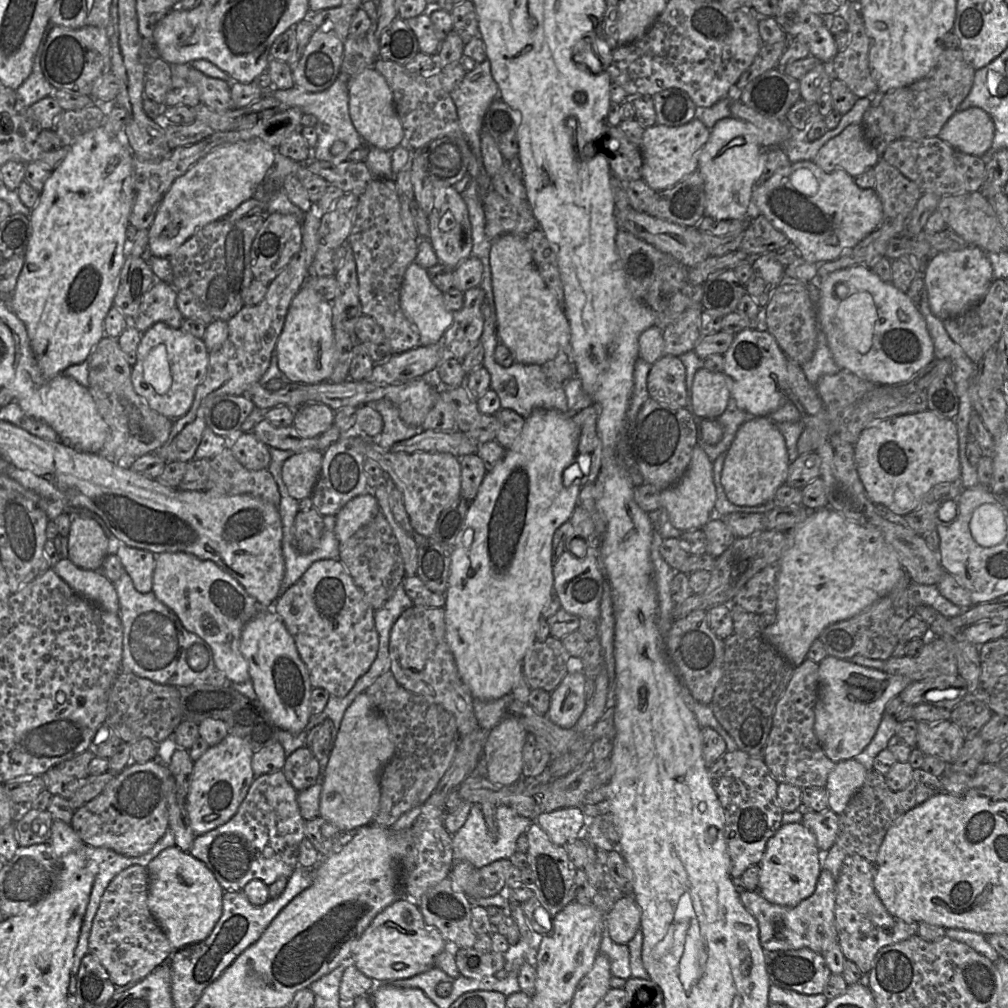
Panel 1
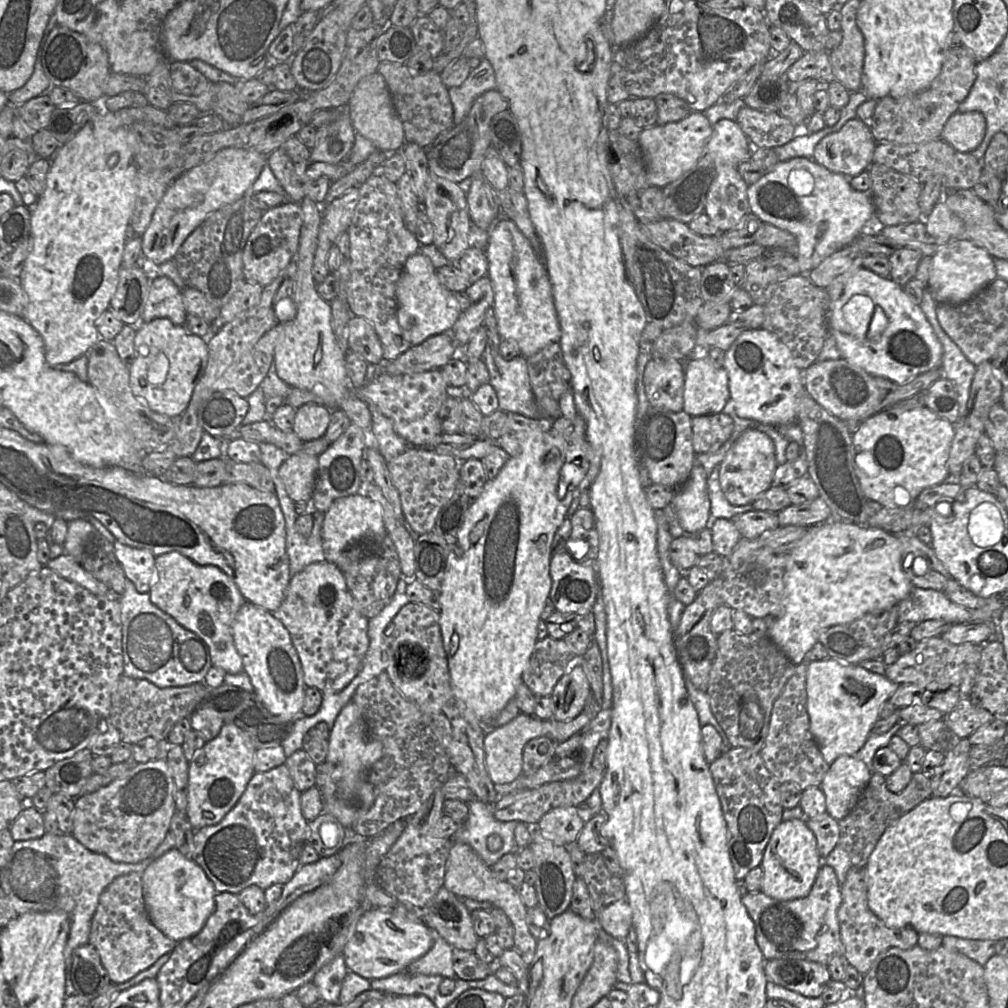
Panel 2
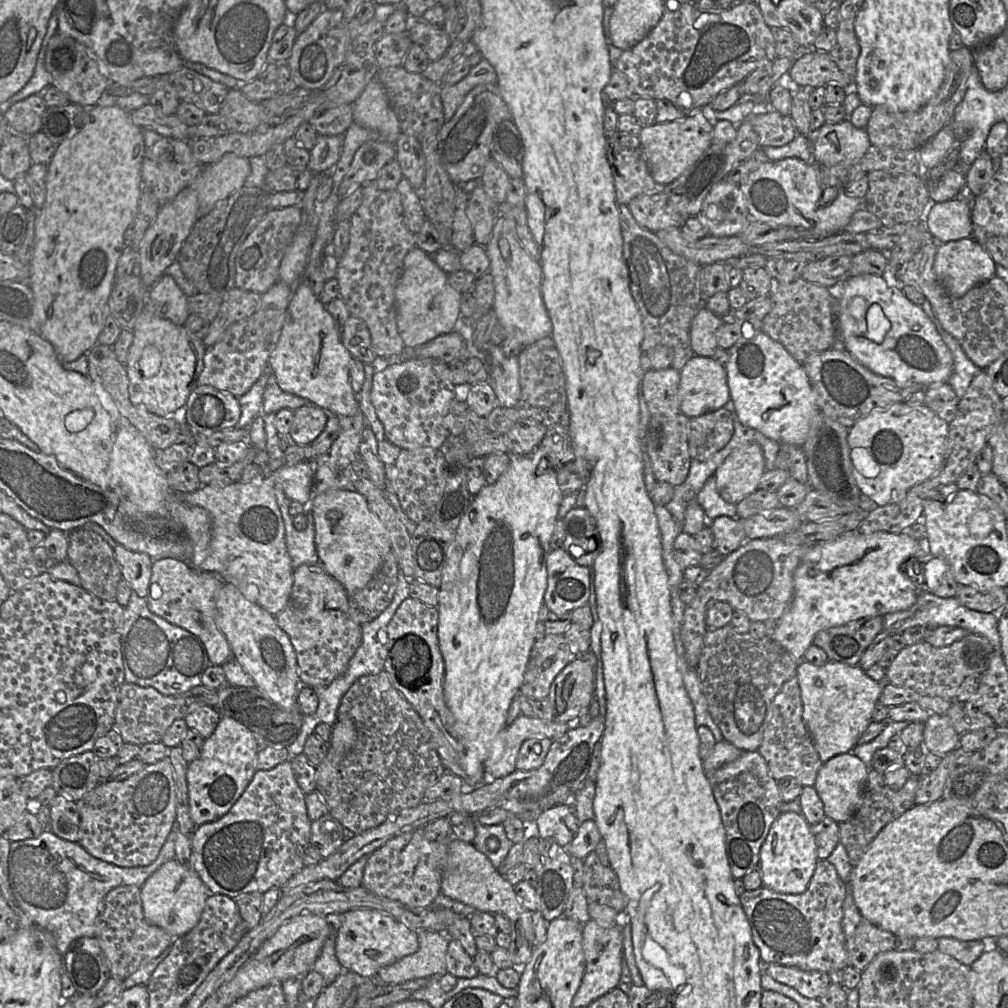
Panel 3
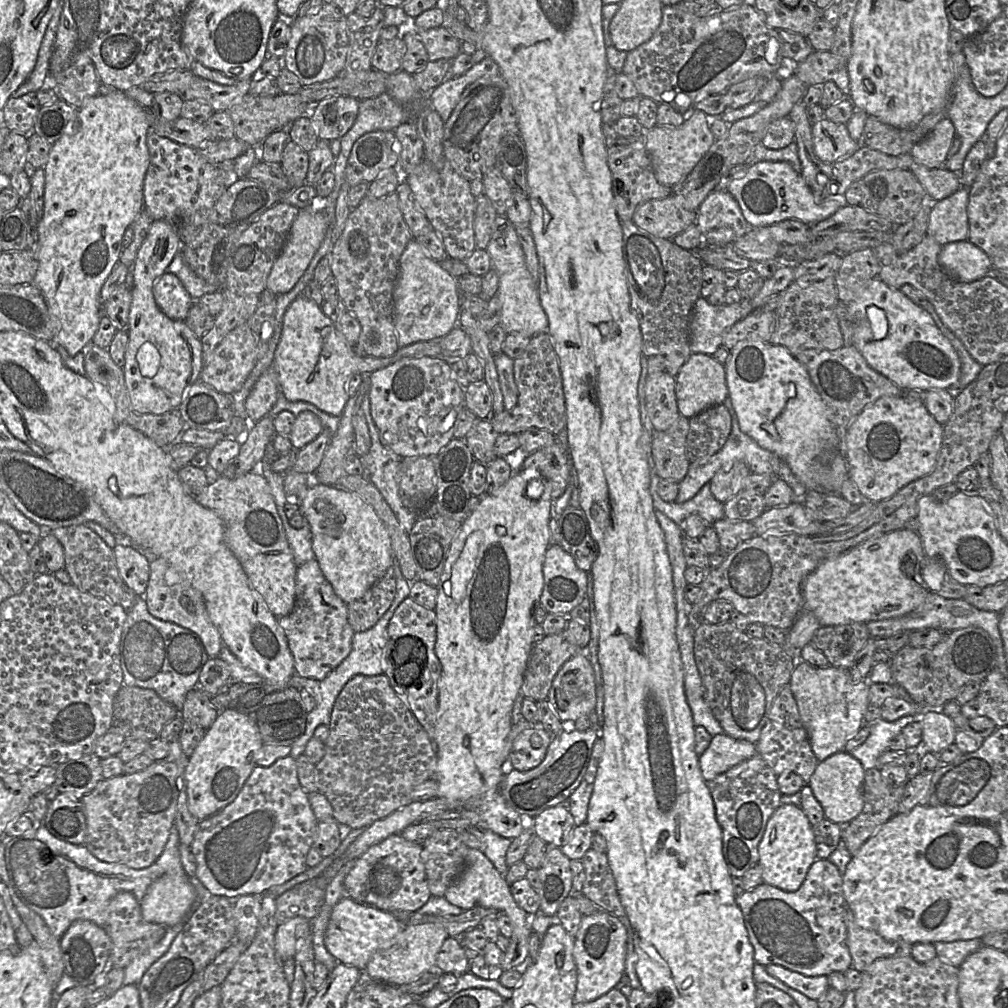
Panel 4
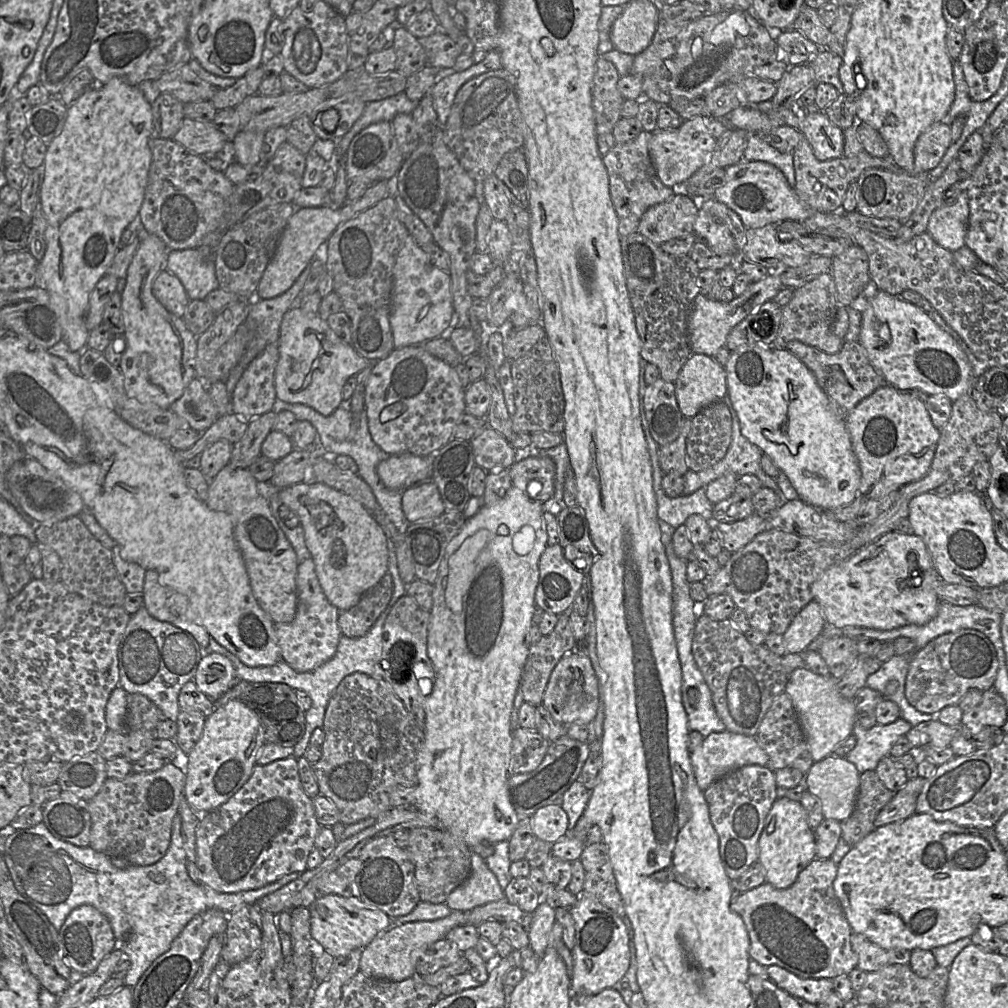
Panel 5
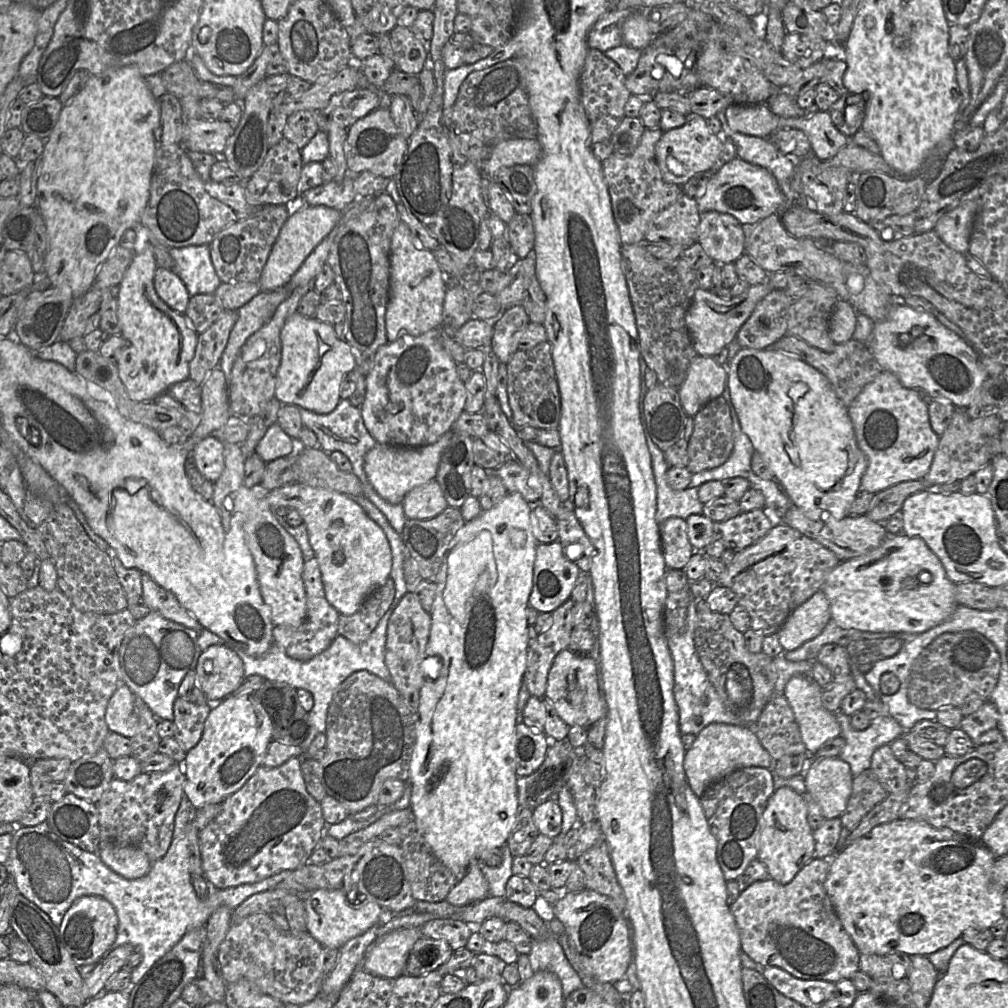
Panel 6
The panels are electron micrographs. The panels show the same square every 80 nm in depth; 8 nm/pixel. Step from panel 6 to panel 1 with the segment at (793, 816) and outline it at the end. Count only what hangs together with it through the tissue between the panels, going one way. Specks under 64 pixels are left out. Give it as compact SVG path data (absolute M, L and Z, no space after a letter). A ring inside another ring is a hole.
M802 823L782 824L768 840L759 863L758 892L770 903L794 907L810 897L823 869L823 852L819 850L815 835Z

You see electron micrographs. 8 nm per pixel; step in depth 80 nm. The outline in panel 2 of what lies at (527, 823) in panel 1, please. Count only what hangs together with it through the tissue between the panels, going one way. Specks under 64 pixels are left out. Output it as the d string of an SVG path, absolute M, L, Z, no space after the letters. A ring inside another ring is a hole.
M476 798L467 804L468 818L459 827L452 841L469 845L490 868L505 854L516 850L514 830L519 822L496 820L495 804L486 804ZM490 835L498 835L501 838L502 847L496 852L487 848L487 838Z

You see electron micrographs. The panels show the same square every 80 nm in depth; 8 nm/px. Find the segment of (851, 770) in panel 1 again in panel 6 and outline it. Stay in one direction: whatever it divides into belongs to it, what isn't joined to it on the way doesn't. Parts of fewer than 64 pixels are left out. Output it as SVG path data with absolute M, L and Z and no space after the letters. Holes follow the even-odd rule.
M839 757L814 760L808 763L804 772L806 790L820 806L825 819L841 817L853 779L849 764Z

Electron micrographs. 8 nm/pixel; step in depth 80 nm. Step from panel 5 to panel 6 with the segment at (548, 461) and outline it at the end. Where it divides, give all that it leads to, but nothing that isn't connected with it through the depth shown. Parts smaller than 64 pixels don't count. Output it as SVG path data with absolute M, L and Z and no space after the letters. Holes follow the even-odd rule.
M517 460L507 462L493 471L509 493L518 492L531 505L539 503L539 493L534 492L528 485L529 471Z

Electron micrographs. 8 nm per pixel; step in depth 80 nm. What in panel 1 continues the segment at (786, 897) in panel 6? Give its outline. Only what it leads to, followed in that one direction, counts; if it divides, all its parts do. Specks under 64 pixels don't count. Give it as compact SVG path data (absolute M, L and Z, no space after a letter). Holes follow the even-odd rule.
M825 868L820 872L814 893L794 907L772 904L758 891L746 890L739 897L757 921L759 941L765 952L808 948L823 956L824 952L839 943L835 924L836 881Z

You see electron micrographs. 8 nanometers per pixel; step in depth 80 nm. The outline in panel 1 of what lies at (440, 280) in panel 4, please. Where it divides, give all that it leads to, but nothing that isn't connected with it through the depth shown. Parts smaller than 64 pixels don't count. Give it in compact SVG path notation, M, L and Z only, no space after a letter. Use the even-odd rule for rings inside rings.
M411 263L403 278L400 289L400 306L406 318L417 328L420 345L442 343L444 333L453 323L453 312L446 309L443 292L430 280L427 269Z

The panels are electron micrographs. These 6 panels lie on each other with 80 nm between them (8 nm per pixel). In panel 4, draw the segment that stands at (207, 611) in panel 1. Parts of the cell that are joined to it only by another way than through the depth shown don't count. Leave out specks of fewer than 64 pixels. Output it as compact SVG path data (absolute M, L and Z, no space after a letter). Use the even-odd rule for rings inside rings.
M156 558L150 562L148 584L143 595L148 612L155 618L172 622L192 631L200 637L209 657L218 657L223 647L223 641L218 629L208 615L202 593L192 586L189 579L181 580L174 585L167 585L164 575L171 567L172 566L162 558Z

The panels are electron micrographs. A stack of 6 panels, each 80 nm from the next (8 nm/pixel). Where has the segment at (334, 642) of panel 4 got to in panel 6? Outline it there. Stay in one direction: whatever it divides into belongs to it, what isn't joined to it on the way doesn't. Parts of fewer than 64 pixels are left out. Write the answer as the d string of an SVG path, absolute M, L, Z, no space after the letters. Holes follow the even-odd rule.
M316 557L304 562L302 579L307 598L306 619L297 628L284 625L274 626L272 635L274 643L289 657L299 661L307 661L328 649L333 640L339 635L338 621L340 614L326 599L322 575Z

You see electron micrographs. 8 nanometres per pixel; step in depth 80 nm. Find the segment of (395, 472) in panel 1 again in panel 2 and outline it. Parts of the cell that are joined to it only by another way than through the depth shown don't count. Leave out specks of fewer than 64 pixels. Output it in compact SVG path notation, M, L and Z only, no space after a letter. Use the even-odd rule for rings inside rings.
M409 447L388 461L387 468L399 492L405 520L420 535L432 532L438 513L452 497L460 480L460 461L429 448Z

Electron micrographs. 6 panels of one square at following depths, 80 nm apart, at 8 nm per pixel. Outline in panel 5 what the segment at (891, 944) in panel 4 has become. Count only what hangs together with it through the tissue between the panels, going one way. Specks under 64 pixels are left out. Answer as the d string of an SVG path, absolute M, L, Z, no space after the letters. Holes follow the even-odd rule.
M851 933L851 945L858 955L857 967L865 972L873 972L893 964L909 964L911 950L904 948L885 949L873 943L860 933Z

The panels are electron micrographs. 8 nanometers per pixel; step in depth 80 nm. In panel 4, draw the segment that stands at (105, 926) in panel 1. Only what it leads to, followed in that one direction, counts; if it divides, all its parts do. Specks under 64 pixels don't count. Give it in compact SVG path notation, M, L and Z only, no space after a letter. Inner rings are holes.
M119 892L116 894L106 909L106 927L112 949L106 962L106 973L111 968L125 969L136 957L154 947L165 935L166 929L161 924L147 922L142 914L140 903L130 892Z

